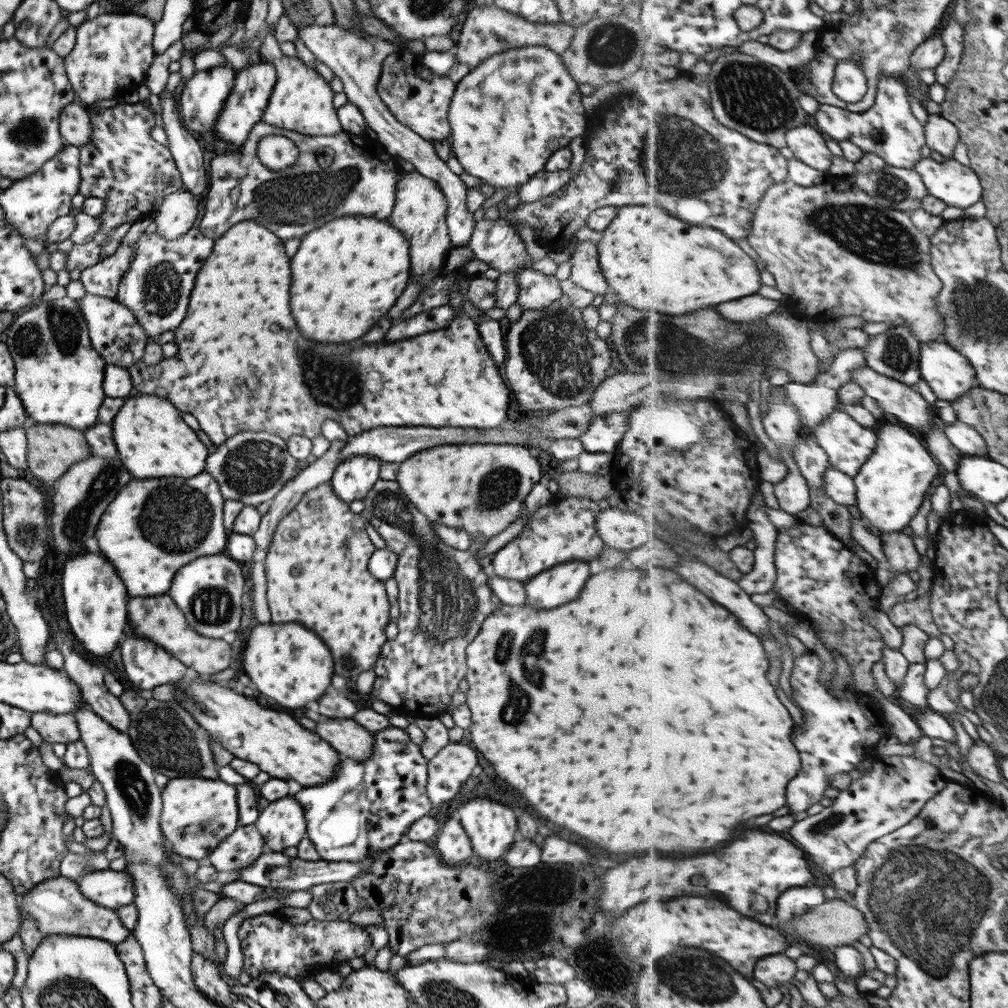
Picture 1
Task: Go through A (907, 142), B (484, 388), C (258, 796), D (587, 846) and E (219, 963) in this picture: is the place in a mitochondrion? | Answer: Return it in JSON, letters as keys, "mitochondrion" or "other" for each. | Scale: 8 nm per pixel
{"A":"other","B":"other","C":"other","D":"other","E":"other"}

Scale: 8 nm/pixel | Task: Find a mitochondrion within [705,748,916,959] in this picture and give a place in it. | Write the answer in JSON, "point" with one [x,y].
{"point":[834,818]}

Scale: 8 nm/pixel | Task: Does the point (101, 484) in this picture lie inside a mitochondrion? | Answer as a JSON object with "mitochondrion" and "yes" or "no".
{"mitochondrion":"yes"}

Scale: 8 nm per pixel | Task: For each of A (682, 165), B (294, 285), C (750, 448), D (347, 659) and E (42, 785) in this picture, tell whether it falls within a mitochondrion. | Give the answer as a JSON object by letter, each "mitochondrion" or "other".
{"A":"mitochondrion","B":"other","C":"other","D":"mitochondrion","E":"other"}

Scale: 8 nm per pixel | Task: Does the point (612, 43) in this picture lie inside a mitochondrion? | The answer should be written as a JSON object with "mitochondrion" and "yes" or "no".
{"mitochondrion":"yes"}

